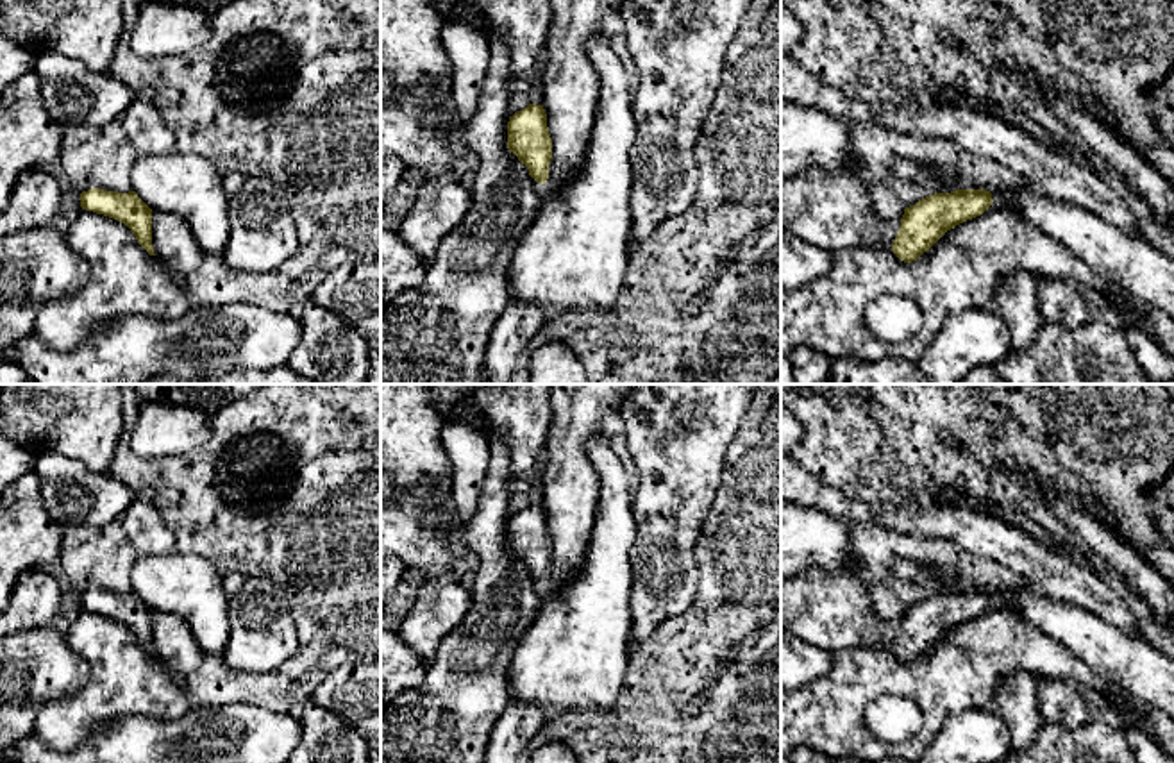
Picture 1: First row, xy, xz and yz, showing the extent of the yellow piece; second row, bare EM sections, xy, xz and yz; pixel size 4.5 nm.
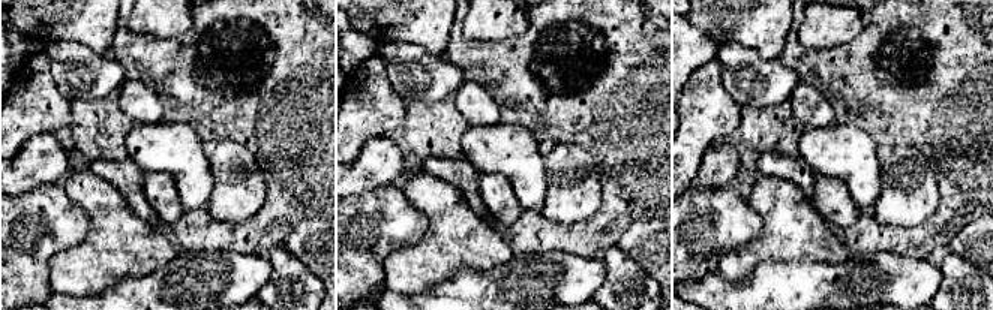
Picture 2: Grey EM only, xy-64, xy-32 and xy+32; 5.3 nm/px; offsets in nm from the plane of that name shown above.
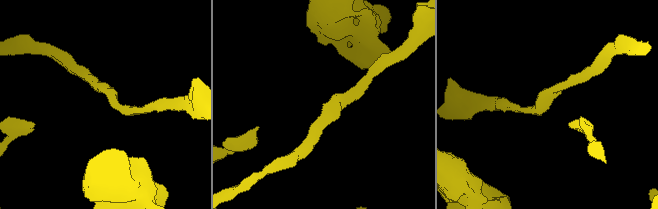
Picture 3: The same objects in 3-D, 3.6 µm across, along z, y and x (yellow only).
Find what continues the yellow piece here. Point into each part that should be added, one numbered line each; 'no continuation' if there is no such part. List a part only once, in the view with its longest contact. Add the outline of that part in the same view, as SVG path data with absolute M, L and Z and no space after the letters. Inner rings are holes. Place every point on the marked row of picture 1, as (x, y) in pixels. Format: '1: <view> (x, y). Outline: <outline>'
no continuation

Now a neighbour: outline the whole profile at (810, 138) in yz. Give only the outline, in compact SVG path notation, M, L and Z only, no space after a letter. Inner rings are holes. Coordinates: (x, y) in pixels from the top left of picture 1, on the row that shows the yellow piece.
M781 100L781 180L809 168L838 170L863 157L834 114Z

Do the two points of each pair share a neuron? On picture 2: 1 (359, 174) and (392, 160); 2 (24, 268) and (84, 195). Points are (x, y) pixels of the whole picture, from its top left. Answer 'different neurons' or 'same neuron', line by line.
1: same neuron
2: different neurons

